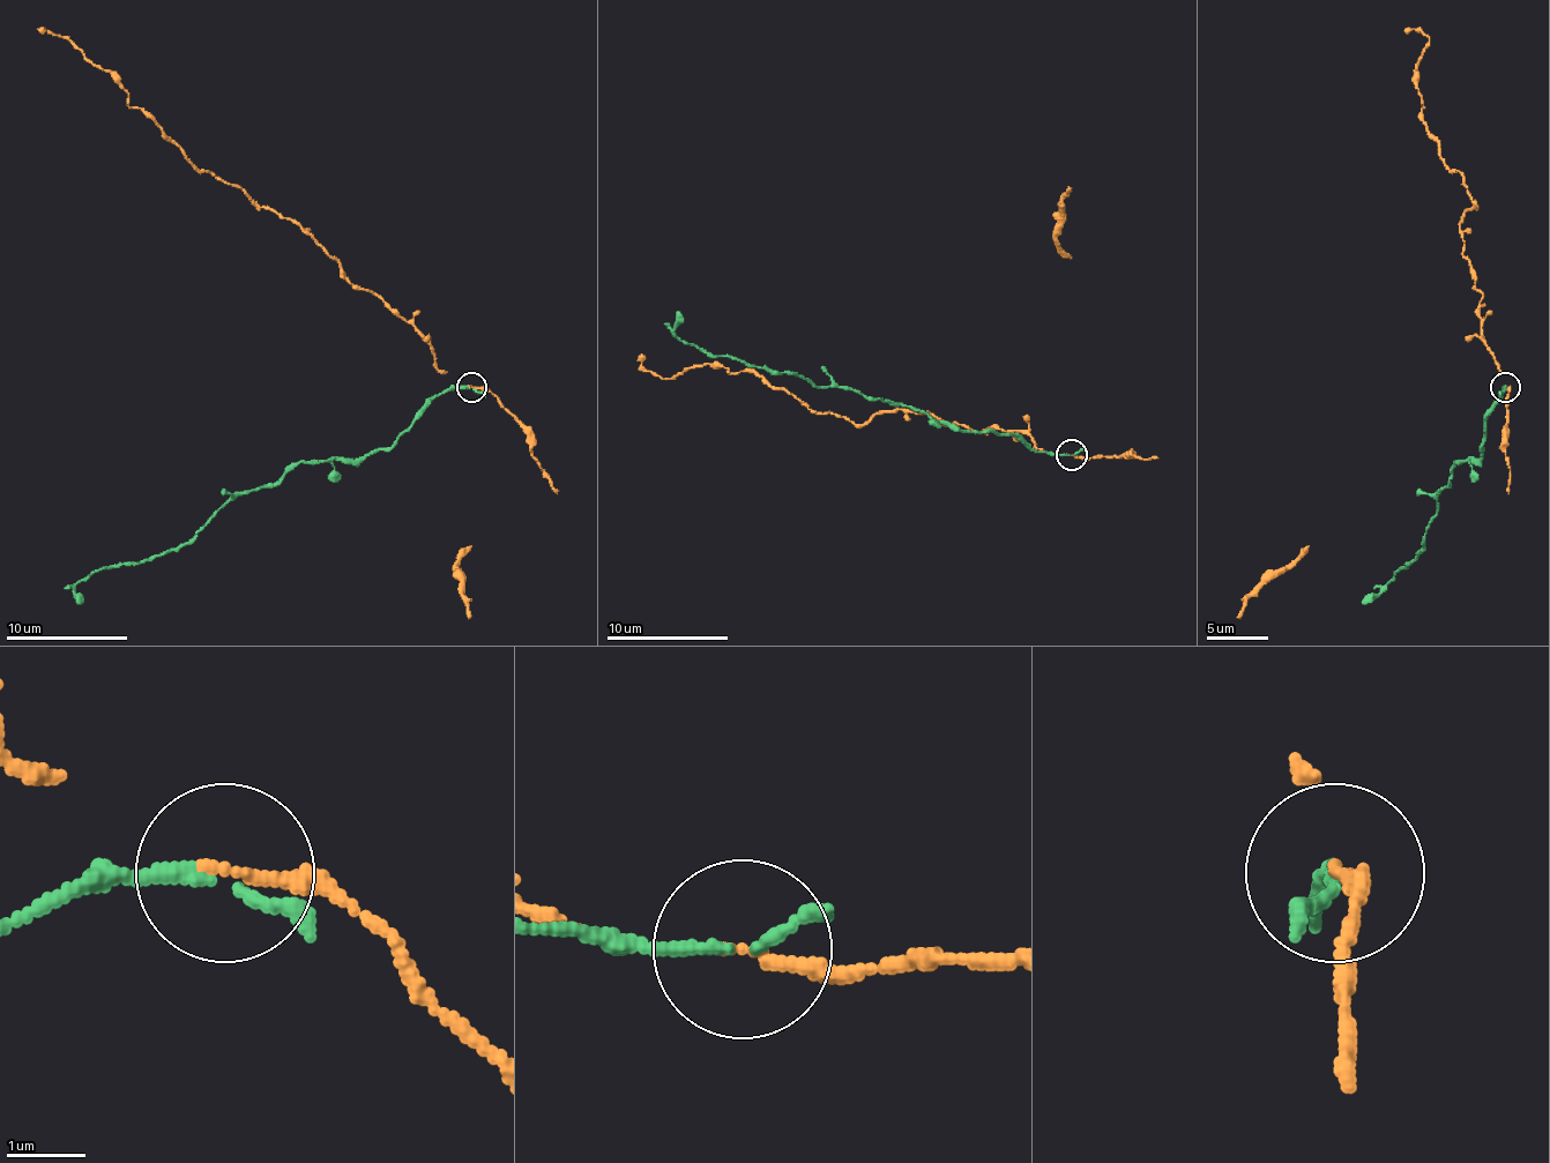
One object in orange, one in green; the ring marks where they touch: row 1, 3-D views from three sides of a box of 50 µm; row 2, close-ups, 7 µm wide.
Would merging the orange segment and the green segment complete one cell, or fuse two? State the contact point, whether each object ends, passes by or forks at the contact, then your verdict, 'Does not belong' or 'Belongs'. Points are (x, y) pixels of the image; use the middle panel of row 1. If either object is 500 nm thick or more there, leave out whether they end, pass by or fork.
Place: (1071, 455). At the ring orange ends. At the ring green passes by. Does not belong

